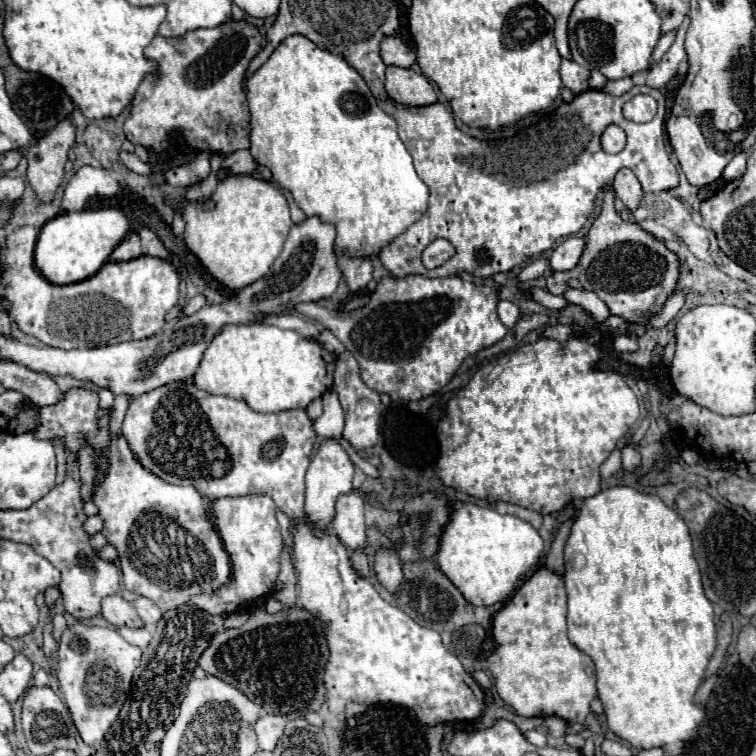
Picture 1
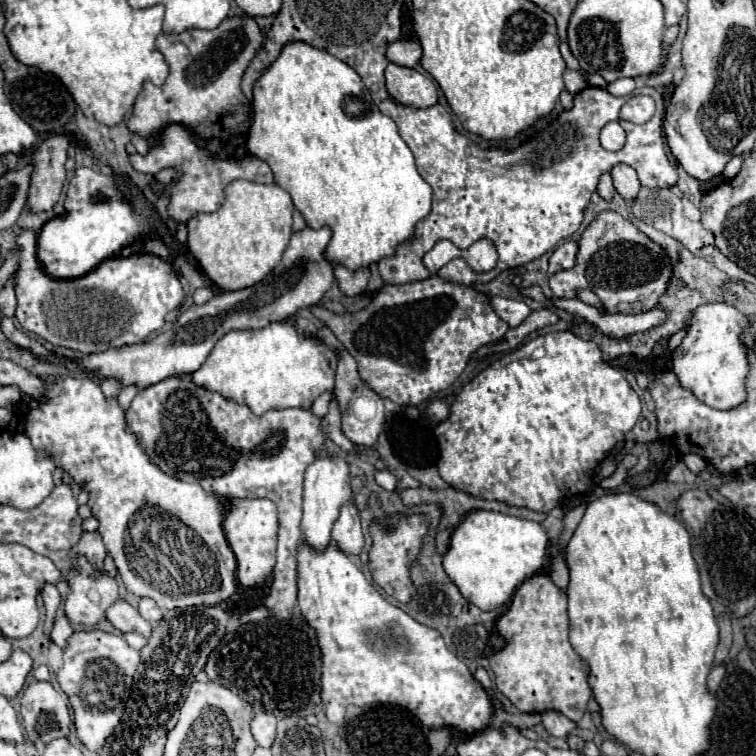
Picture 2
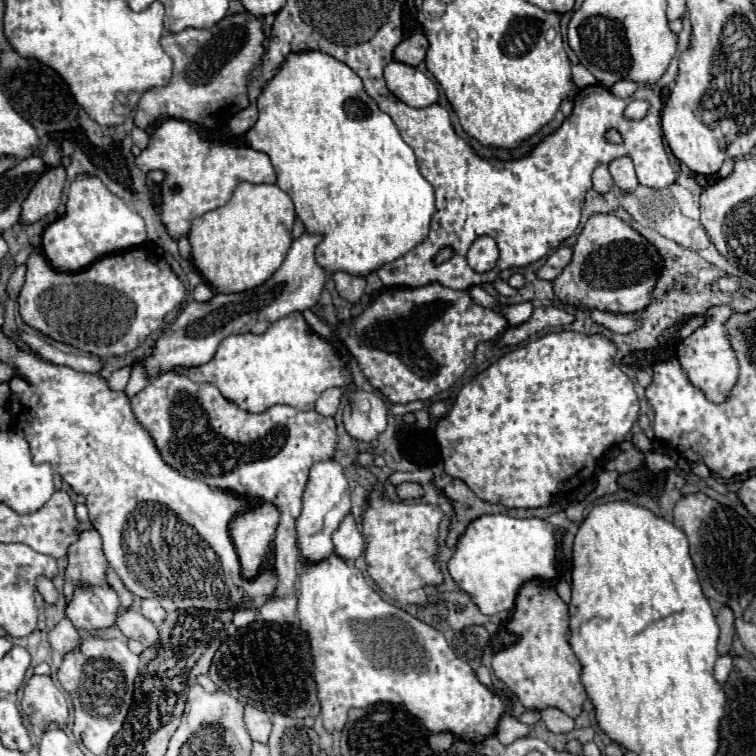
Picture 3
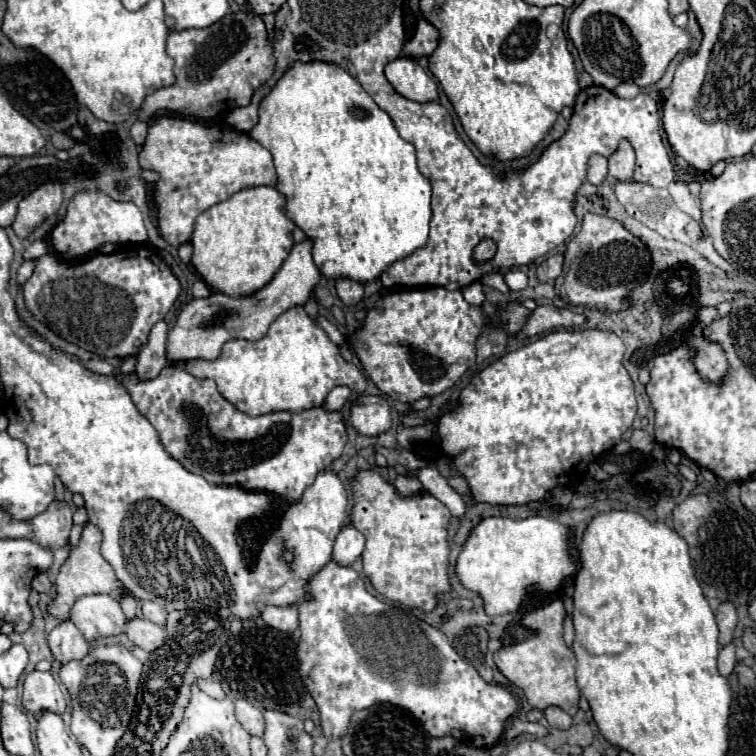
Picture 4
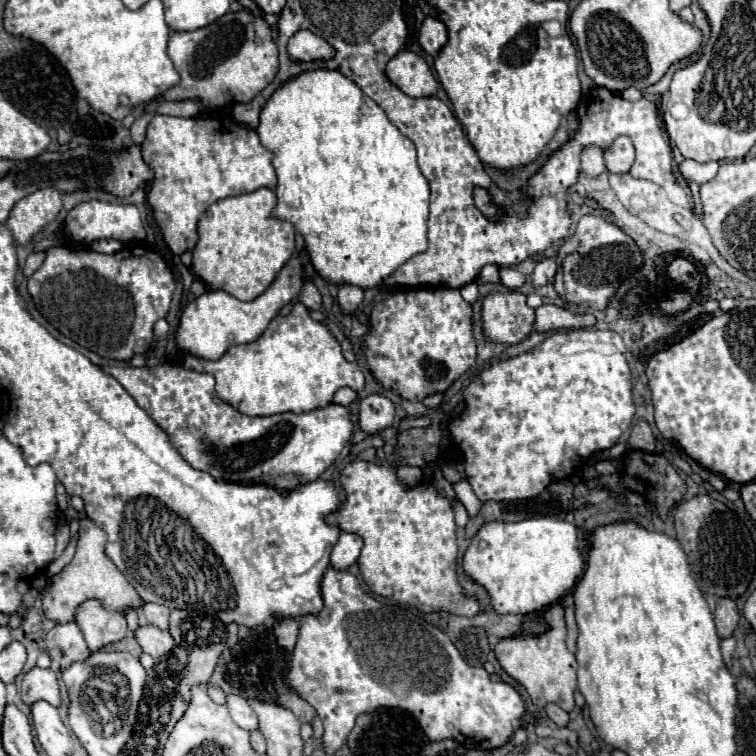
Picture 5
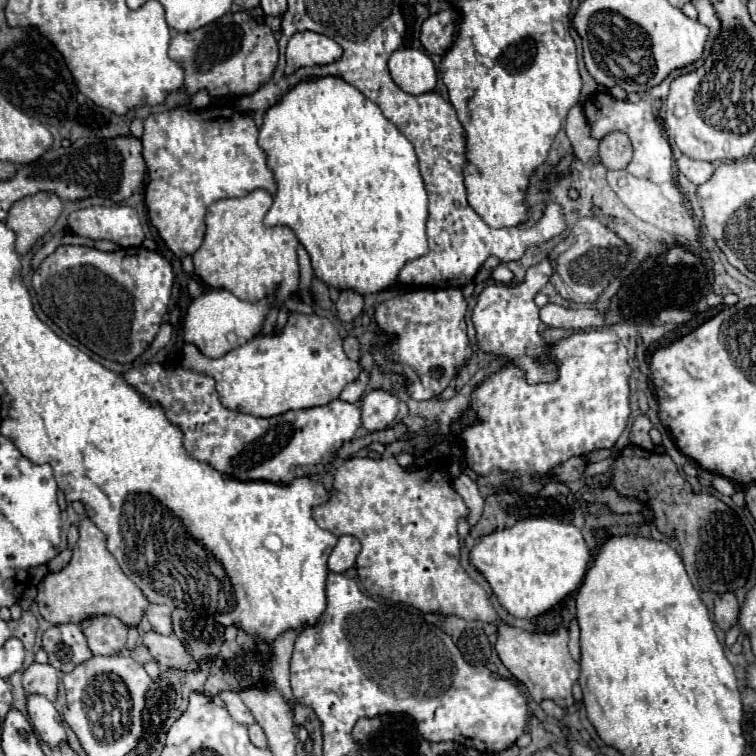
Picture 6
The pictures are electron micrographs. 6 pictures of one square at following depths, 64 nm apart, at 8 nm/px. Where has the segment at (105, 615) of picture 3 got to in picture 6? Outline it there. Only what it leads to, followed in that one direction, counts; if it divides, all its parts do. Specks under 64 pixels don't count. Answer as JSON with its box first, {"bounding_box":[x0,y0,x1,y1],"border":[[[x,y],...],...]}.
{"bounding_box":[82,616,126,656],"border":[[[96,616],[82,622],[84,636],[88,638],[92,654],[112,656],[126,646],[126,626],[114,616]]]}

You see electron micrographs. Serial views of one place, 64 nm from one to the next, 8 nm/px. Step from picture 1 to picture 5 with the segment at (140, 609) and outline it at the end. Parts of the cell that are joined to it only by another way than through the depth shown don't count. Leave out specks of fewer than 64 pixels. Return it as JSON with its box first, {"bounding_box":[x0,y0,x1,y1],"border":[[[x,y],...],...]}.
{"bounding_box":[142,604,170,630],"border":[[[144,604],[142,610],[144,610],[144,616],[150,624],[158,626],[160,630],[168,630],[168,614],[170,614],[168,608],[164,608],[160,604]]]}

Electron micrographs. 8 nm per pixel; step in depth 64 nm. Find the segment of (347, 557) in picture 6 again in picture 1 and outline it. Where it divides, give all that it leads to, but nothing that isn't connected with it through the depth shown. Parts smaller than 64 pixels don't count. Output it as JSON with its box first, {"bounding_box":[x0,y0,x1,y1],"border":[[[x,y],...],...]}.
{"bounding_box":[332,490,366,550],"border":[[[352,490],[340,496],[336,502],[336,518],[332,520],[332,532],[348,550],[360,550],[366,542],[366,522],[364,522],[364,500]]]}

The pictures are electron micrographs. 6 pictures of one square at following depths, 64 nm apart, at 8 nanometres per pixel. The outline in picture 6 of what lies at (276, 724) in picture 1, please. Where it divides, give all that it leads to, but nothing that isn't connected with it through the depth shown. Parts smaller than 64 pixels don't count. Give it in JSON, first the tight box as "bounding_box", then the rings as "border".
{"bounding_box":[220,692,254,726],"border":[[[220,692],[220,698],[224,700],[230,716],[236,720],[236,722],[242,722],[246,726],[254,724],[254,716],[252,712],[244,706],[244,702],[240,700],[240,696],[236,692]]]}

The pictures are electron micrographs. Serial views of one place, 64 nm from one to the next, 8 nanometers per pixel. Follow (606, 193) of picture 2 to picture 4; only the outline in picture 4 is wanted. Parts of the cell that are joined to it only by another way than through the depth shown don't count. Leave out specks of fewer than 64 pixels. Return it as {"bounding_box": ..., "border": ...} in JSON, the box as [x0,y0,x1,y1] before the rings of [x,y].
{"bounding_box":[586,154,608,184],"border":[[[600,154],[590,156],[588,158],[586,180],[592,182],[592,184],[600,184],[600,182],[604,182],[606,176],[608,176],[608,160],[604,156],[600,156]]]}

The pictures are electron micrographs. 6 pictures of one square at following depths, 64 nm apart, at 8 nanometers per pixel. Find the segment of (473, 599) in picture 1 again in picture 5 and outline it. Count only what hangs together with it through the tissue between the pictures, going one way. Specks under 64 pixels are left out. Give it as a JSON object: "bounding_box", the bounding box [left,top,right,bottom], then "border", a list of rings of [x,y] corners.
{"bounding_box":[464,515,584,614],"border":[[[556,515],[530,516],[522,522],[488,522],[472,538],[464,554],[464,572],[488,590],[498,614],[532,614],[558,602],[576,586],[578,578],[582,576],[584,554],[578,535],[578,528],[574,524],[558,519]]]}

